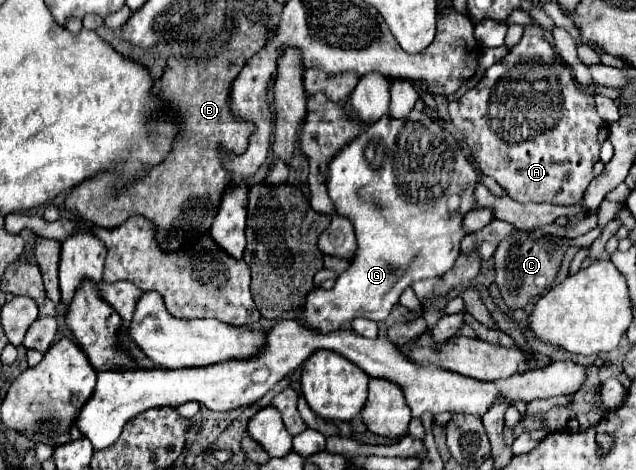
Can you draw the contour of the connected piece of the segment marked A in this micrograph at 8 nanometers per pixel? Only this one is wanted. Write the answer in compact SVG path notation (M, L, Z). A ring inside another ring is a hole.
M536 21L524 27L522 41L510 53L486 69L482 81L448 105L450 119L464 135L476 167L492 177L518 203L574 205L582 201L592 181L592 167L600 159L600 145L608 137L608 125L594 109L594 97L574 85L572 69L562 63L544 39L544 27Z

